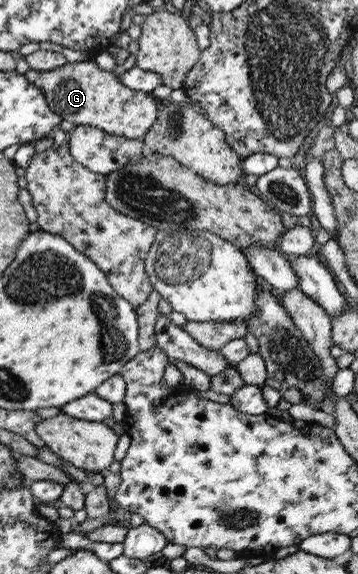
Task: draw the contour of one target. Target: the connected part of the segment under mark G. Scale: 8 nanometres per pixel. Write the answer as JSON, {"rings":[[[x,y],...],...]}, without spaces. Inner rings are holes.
{"rings":[[[94,60],[78,62],[65,62],[54,70],[35,71],[29,69],[24,72],[23,77],[32,83],[43,94],[48,108],[59,116],[61,120],[72,122],[75,125],[86,125],[97,128],[102,132],[113,134],[117,137],[129,139],[142,139],[145,132],[155,121],[160,103],[148,92],[133,91],[124,86],[112,71],[104,71],[96,66]]]}

